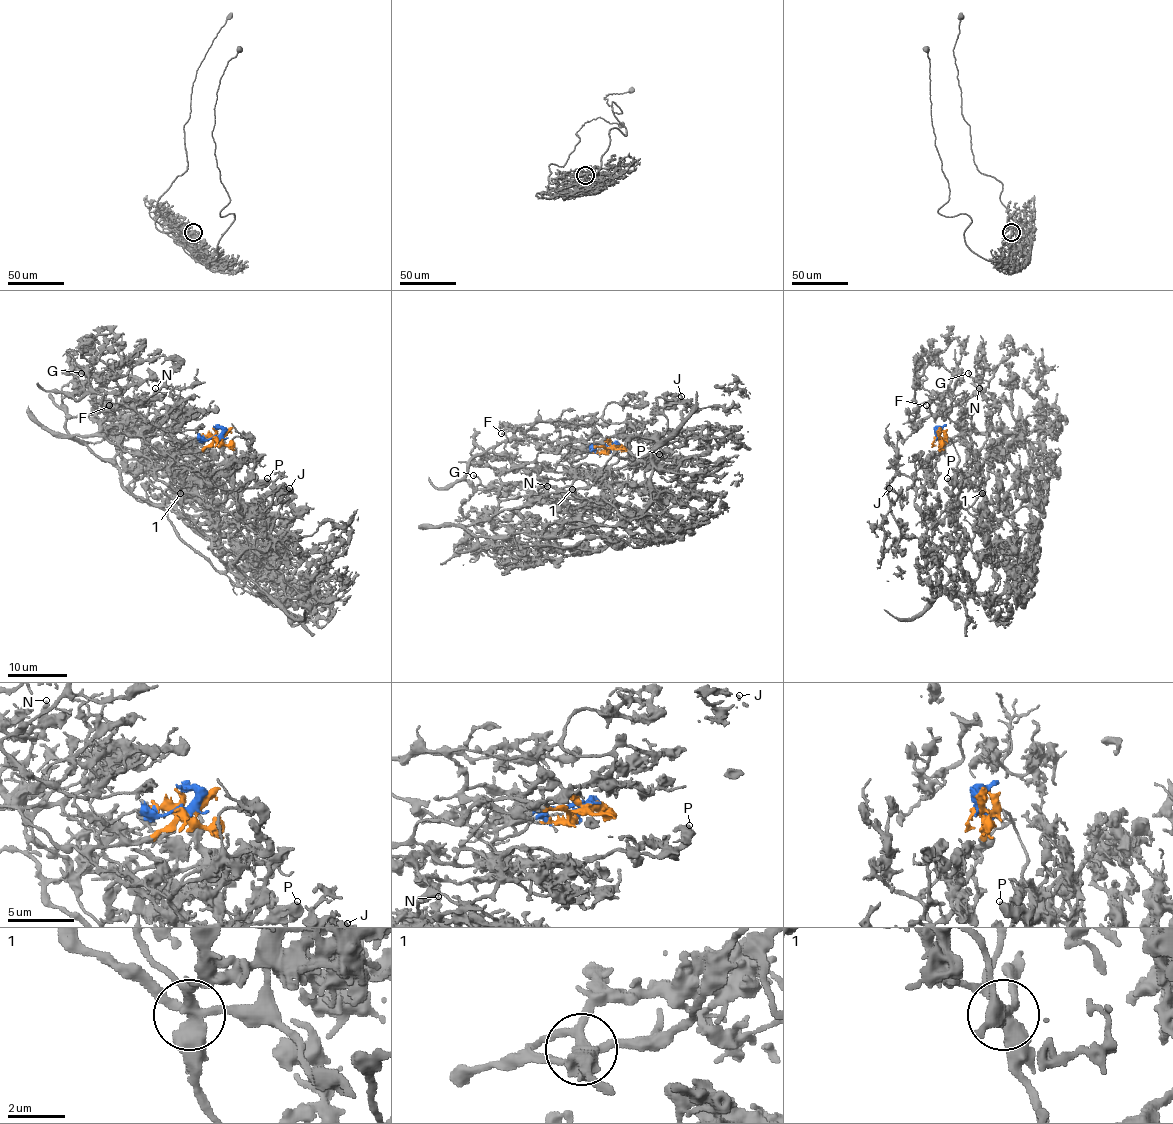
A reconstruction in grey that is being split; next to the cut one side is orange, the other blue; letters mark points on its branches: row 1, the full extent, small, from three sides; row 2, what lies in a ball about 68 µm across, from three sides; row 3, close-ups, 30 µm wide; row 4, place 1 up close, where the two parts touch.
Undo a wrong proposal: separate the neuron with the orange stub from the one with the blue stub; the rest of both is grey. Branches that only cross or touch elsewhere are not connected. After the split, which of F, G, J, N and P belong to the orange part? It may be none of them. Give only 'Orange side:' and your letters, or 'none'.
Orange side: F, G, N, P

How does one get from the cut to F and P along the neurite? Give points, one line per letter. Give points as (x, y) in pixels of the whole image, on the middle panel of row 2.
F: (613, 446), (573, 447), (557, 471), (572, 464), (569, 449), (513, 440), (496, 453), (507, 440), (501, 433)
P: (613, 446), (539, 452), (499, 477), (498, 510), (587, 489), (622, 447), (639, 467), (659, 453)

